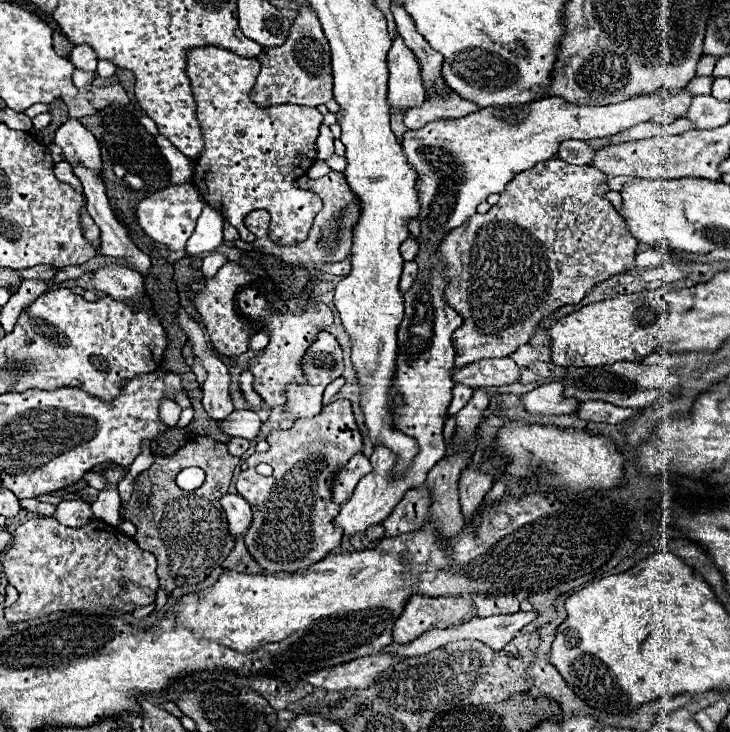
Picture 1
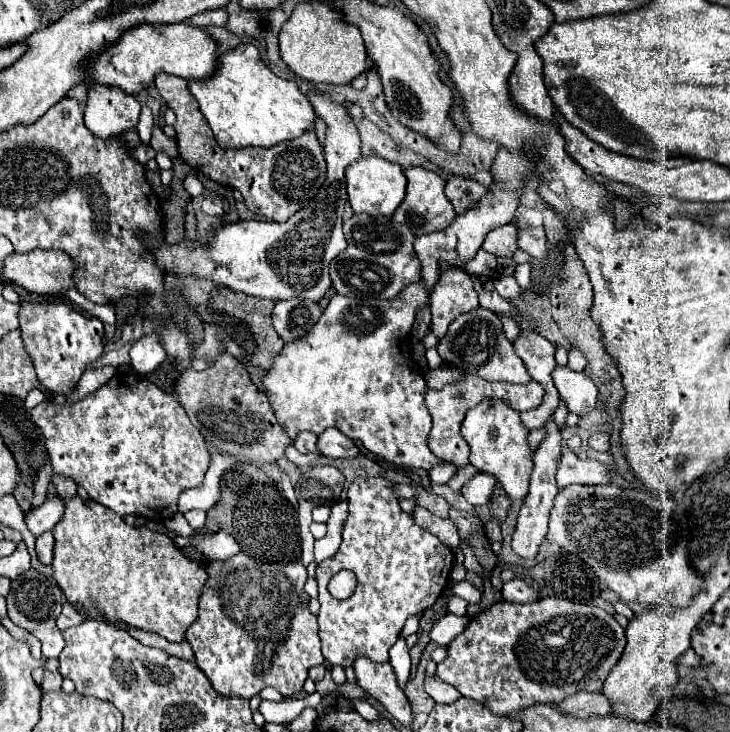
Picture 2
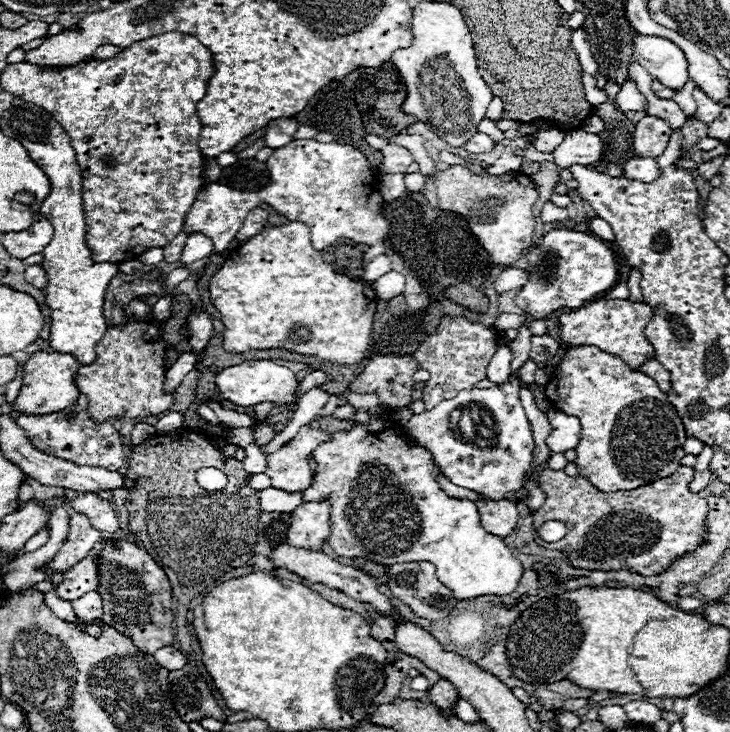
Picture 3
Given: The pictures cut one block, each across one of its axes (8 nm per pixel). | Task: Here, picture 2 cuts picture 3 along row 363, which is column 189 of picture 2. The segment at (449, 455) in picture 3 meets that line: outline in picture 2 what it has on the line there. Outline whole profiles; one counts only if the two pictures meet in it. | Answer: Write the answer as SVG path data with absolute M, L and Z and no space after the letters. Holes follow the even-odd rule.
M190 510L190 512L186 512L184 516L186 516L186 520L188 520L188 524L190 524L192 528L200 530L200 528L204 526L204 520L206 520L206 512L202 512L202 510Z

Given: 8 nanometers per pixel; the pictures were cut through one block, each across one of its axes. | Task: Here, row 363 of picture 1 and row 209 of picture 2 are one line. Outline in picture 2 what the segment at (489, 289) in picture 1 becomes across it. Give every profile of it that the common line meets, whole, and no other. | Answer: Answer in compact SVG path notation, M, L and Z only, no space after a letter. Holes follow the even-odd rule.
M452 176L446 182L446 196L452 202L456 214L464 214L466 210L476 208L476 204L486 196L488 188L480 182L464 176Z

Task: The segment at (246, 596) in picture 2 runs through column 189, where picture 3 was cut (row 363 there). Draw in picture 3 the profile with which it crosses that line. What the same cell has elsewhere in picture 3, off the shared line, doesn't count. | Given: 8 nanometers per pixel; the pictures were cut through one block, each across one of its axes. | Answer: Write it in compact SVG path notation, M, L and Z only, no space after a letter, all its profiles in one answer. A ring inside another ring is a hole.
M598 298L588 302L578 310L570 310L560 316L560 334L564 344L594 344L602 352L620 356L628 366L640 368L648 356L654 356L652 344L644 336L644 328L650 320L650 306L644 302L628 302L628 300L606 300Z

